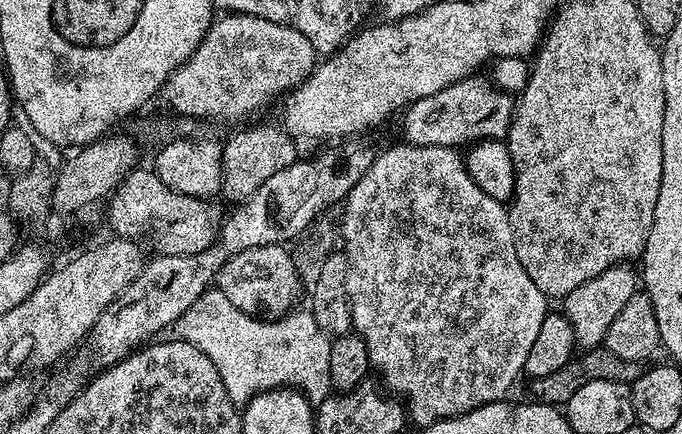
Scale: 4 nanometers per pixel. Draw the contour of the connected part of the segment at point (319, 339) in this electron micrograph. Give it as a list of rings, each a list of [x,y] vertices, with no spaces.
[[[209,290],[184,313],[182,317],[182,325],[184,324],[184,332],[182,332],[183,339],[196,344],[198,350],[202,350],[206,354],[206,358],[210,358],[210,362],[214,362],[214,366],[218,366],[218,374],[222,374],[222,382],[226,386],[226,394],[233,400],[237,406],[243,406],[248,401],[253,400],[260,392],[269,392],[271,388],[286,388],[289,386],[298,386],[299,391],[303,392],[308,397],[309,401],[319,402],[329,395],[332,383],[330,382],[330,350],[326,346],[325,333],[320,331],[320,327],[314,322],[311,311],[293,310],[279,318],[257,318],[255,315],[249,314],[235,308],[234,305],[228,301],[226,294],[222,294],[219,290]]]

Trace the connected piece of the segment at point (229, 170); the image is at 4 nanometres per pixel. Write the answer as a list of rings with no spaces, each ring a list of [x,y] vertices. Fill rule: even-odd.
[[[279,123],[256,124],[253,128],[244,128],[236,132],[222,144],[220,161],[220,183],[223,195],[233,196],[236,202],[243,202],[268,181],[278,170],[286,170],[298,158],[296,152],[297,141],[288,132],[285,132]]]

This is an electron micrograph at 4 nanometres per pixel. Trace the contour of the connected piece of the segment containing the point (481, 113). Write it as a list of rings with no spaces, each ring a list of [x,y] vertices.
[[[469,75],[452,84],[448,84],[438,92],[427,95],[407,105],[404,116],[403,139],[409,144],[443,144],[445,146],[460,146],[463,140],[475,142],[478,140],[504,140],[508,134],[508,127],[512,125],[512,114],[515,111],[513,97],[504,89],[498,88],[489,79]]]

